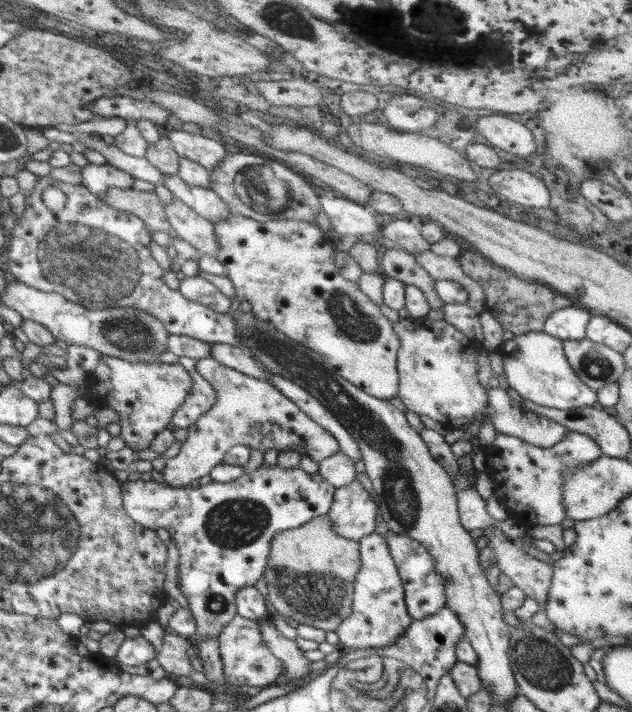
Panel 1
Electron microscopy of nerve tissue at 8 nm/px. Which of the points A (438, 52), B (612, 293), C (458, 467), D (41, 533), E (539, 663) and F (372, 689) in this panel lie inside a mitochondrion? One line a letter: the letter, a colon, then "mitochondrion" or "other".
A: other
B: other
C: other
D: mitochondrion
E: mitochondrion
F: mitochondrion

